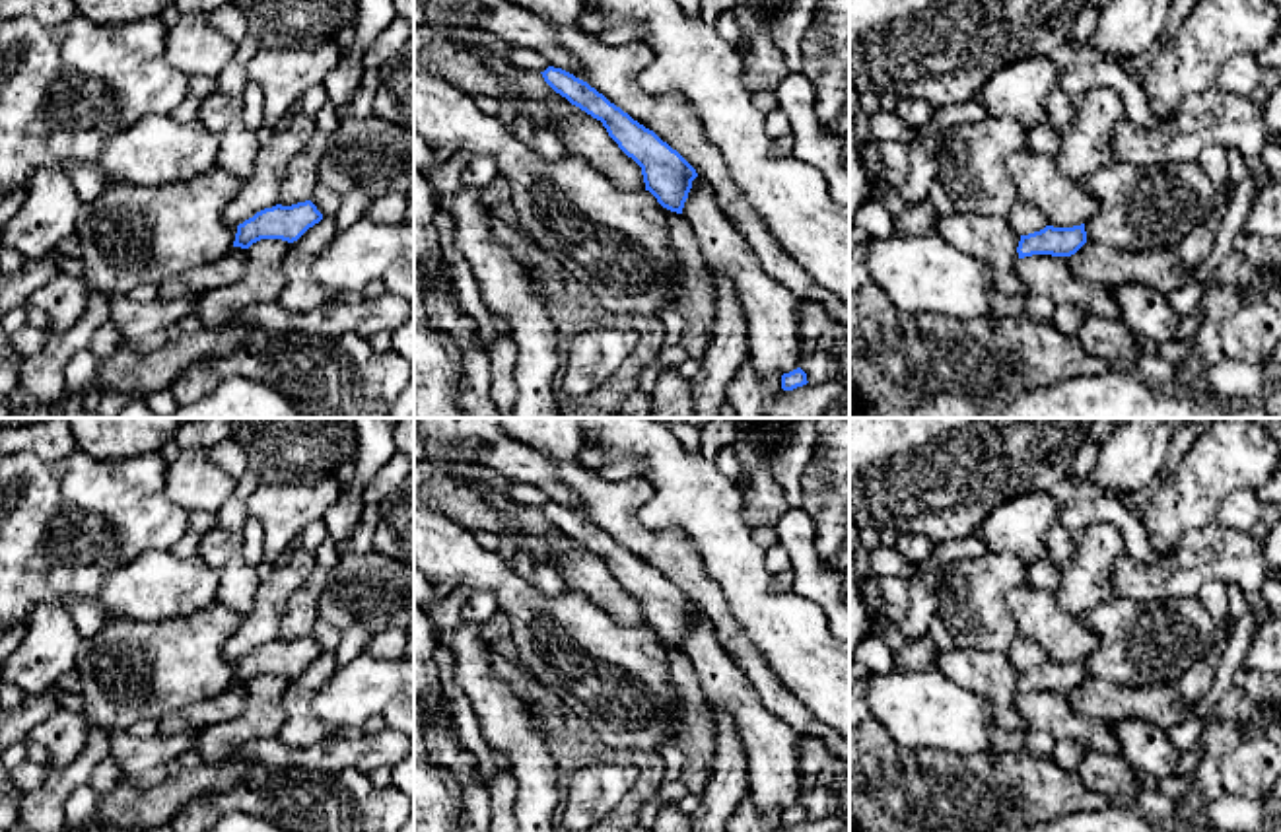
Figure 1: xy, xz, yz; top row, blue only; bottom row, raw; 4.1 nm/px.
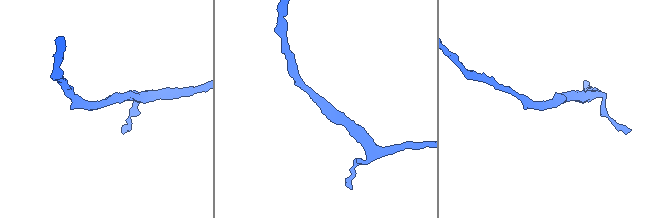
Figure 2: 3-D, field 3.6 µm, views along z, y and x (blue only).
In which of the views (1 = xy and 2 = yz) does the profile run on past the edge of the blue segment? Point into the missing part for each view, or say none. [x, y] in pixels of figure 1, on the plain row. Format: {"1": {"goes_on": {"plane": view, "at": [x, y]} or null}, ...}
{"1": {"goes_on": null}, "2": {"goes_on": null}}

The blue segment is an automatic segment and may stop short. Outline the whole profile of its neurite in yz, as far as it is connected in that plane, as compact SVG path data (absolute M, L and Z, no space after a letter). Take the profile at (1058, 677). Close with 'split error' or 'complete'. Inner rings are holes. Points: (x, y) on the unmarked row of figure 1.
M1085 659L1073 663L1046 661L1040 667L1021 671L1019 694L1032 690L1071 692L1087 678Z | complete

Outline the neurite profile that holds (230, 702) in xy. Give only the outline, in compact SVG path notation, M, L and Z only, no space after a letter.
M233 682L222 694L206 700L200 706L192 706L183 713L173 713L159 719L159 733L183 733L202 729L206 725L225 721L243 711L247 700L247 684Z

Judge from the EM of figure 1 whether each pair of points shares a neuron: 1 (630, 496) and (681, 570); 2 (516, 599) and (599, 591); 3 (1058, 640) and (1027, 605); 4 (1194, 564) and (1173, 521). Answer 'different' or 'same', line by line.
1: same
2: different
3: same
4: different

